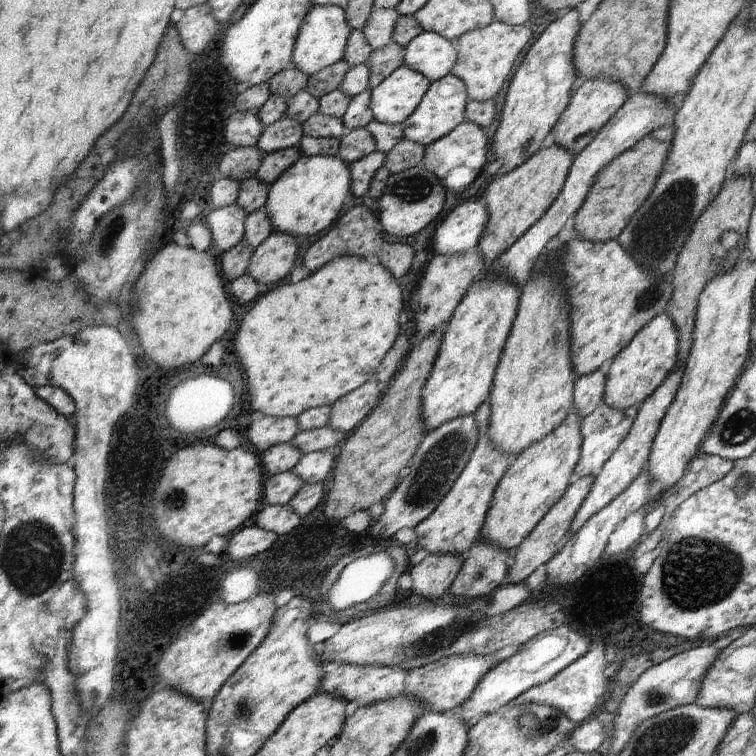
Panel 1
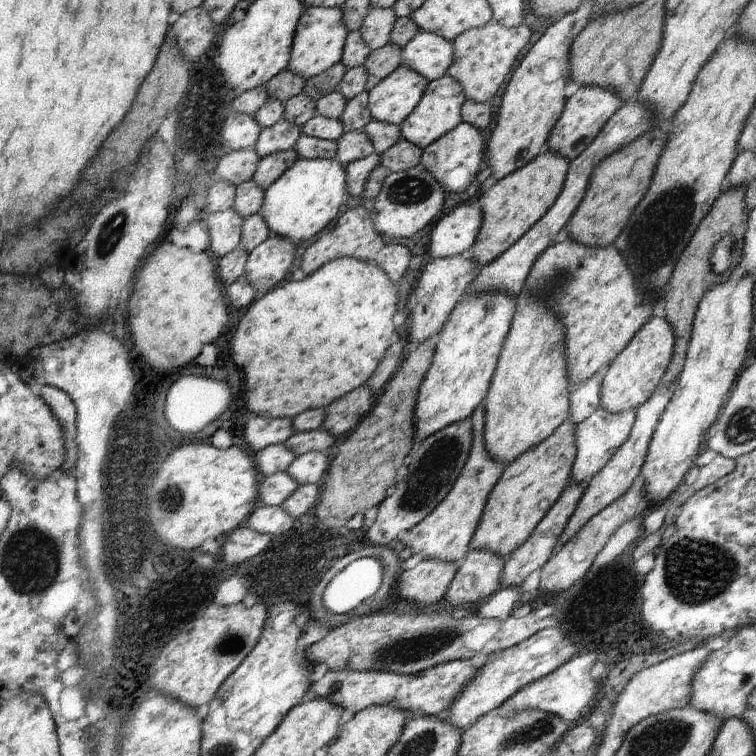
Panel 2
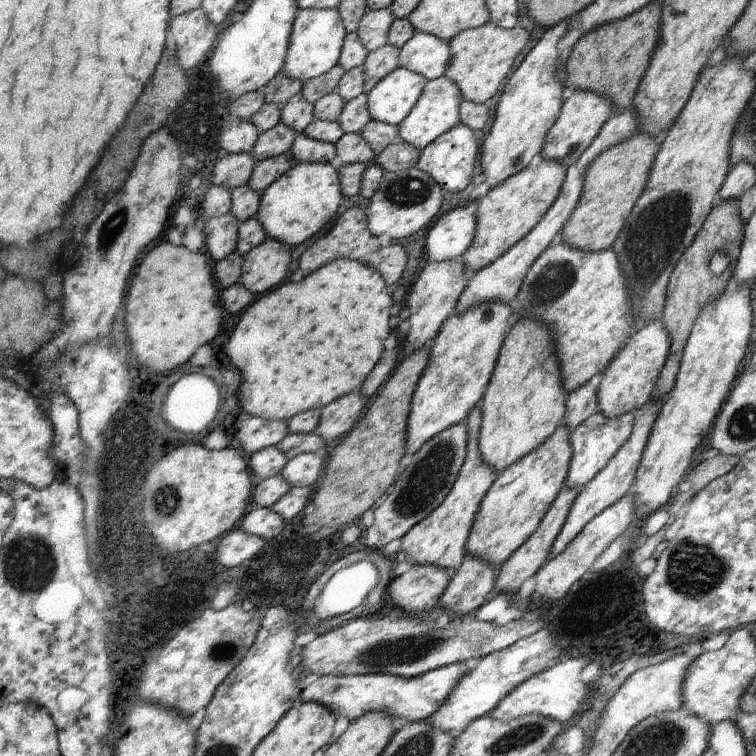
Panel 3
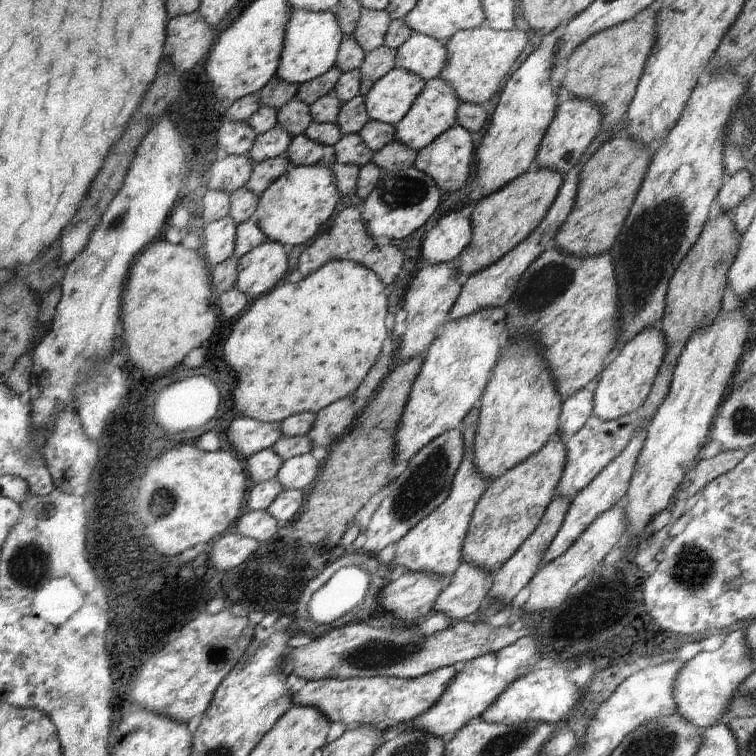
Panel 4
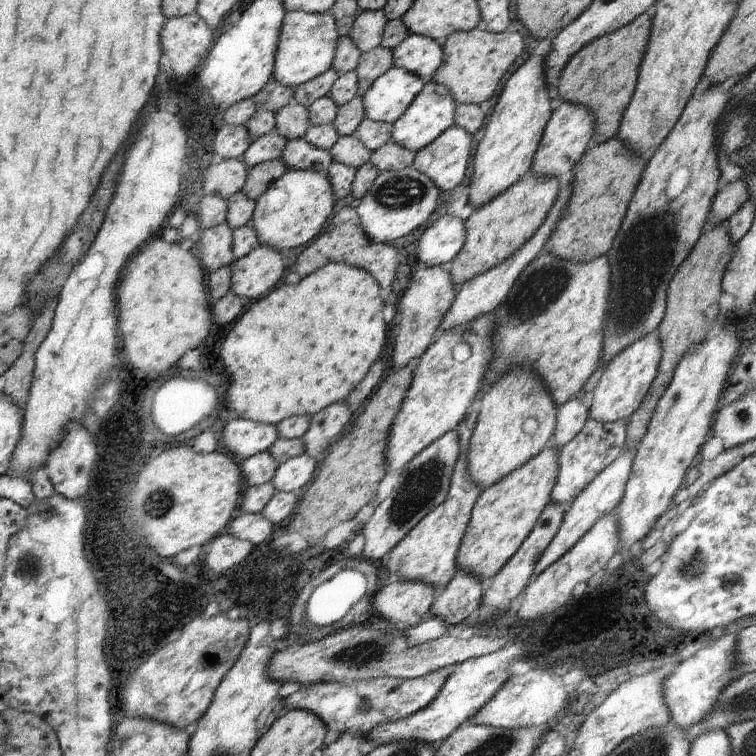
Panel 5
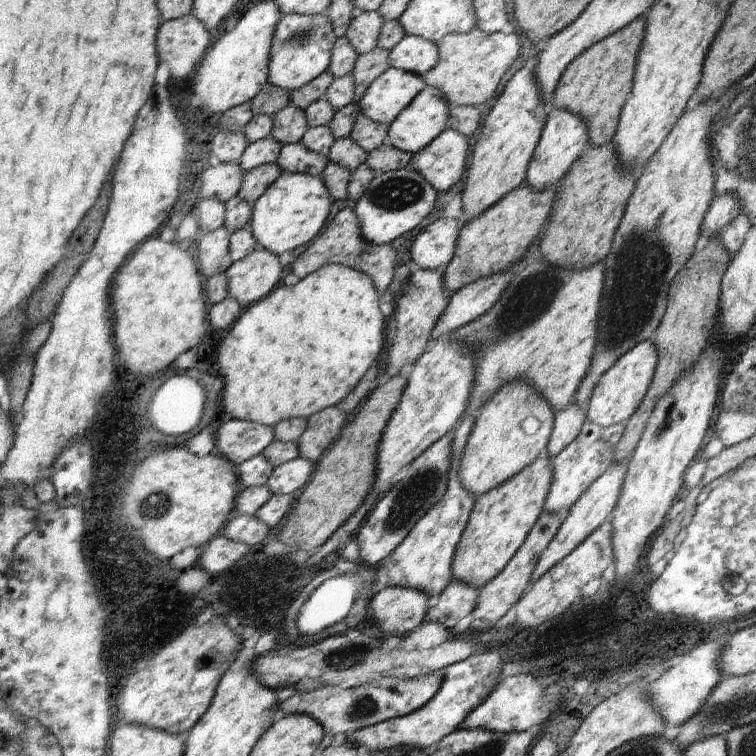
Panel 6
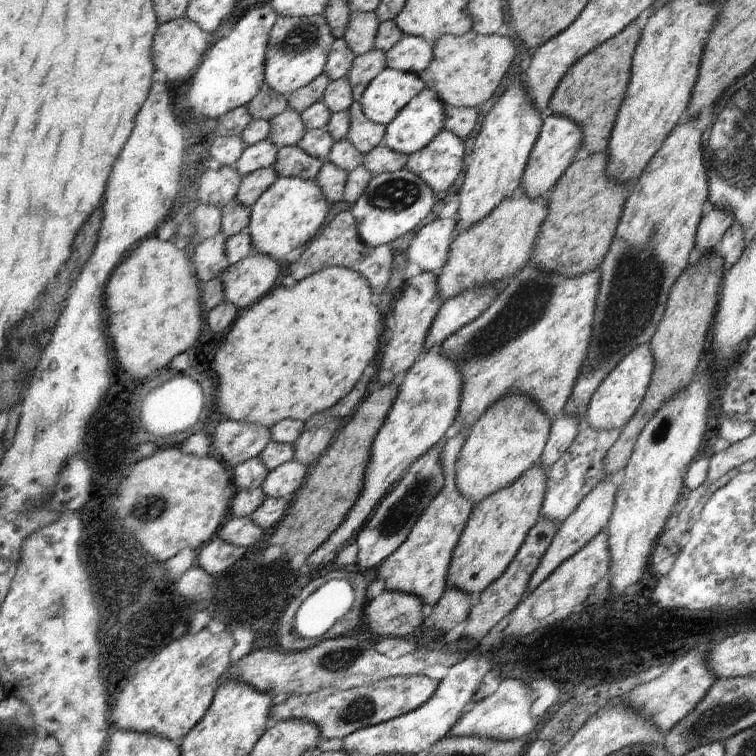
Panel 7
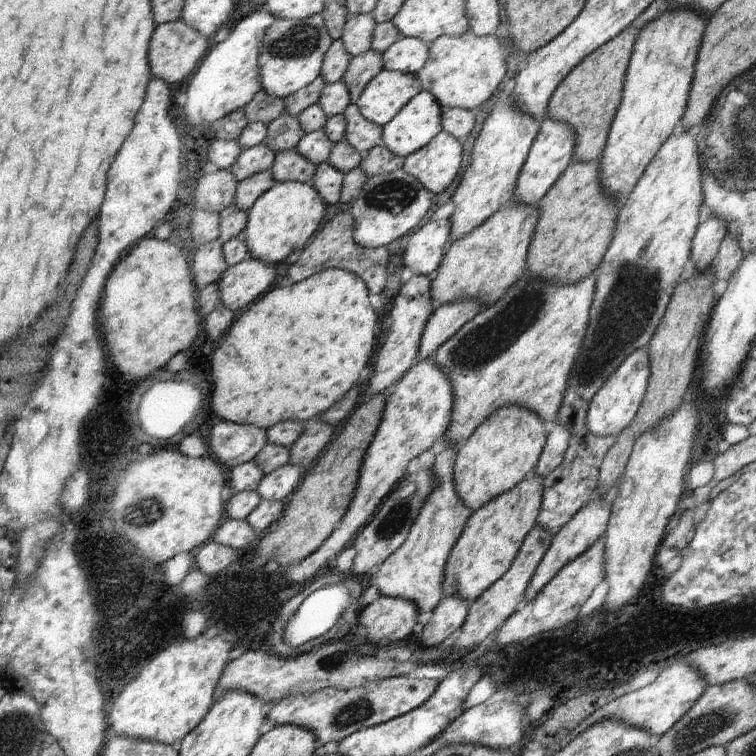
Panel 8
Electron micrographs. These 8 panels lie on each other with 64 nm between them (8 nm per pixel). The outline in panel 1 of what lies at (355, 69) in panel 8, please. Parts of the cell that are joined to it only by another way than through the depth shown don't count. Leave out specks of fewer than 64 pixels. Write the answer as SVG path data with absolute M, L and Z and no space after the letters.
M393 40L386 46L373 49L366 64L369 66L370 76L368 90L374 90L389 74L404 65L405 47Z

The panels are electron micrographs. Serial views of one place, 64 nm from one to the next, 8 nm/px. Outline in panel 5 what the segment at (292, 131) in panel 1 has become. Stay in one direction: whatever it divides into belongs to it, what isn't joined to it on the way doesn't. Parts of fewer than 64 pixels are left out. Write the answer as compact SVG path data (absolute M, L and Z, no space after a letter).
M275 130L266 136L257 138L248 147L248 150L240 158L248 168L254 168L257 164L275 161L281 158L284 147L288 141L282 138Z

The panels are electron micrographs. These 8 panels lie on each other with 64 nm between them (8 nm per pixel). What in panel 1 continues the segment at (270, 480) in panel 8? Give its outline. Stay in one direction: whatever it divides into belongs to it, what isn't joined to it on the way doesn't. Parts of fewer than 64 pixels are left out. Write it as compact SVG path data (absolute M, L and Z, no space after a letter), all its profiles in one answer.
M328 450L312 451L302 455L291 471L305 483L324 483L333 472L336 460L334 457Z

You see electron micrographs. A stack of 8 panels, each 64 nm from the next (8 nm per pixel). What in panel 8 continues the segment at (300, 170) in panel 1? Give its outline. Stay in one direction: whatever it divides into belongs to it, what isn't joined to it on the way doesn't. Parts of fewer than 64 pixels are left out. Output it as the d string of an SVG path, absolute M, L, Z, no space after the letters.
M286 181L276 183L267 190L247 213L247 223L242 232L249 256L278 266L292 254L301 251L308 238L320 228L327 204L309 183Z

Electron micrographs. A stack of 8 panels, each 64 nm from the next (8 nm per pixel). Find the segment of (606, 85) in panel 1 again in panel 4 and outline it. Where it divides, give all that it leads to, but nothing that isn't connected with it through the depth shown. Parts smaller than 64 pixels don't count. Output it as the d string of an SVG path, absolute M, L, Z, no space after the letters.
M572 99L557 106L556 114L544 133L534 167L549 168L566 174L580 162L585 150L601 130L602 115L599 107L588 99Z

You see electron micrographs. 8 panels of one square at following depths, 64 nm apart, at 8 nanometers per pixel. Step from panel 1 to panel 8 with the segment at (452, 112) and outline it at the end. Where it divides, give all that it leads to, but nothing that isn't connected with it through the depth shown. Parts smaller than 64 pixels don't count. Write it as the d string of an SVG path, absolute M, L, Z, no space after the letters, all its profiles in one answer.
M420 91L383 127L382 140L396 156L406 158L440 131L442 107L428 91Z

